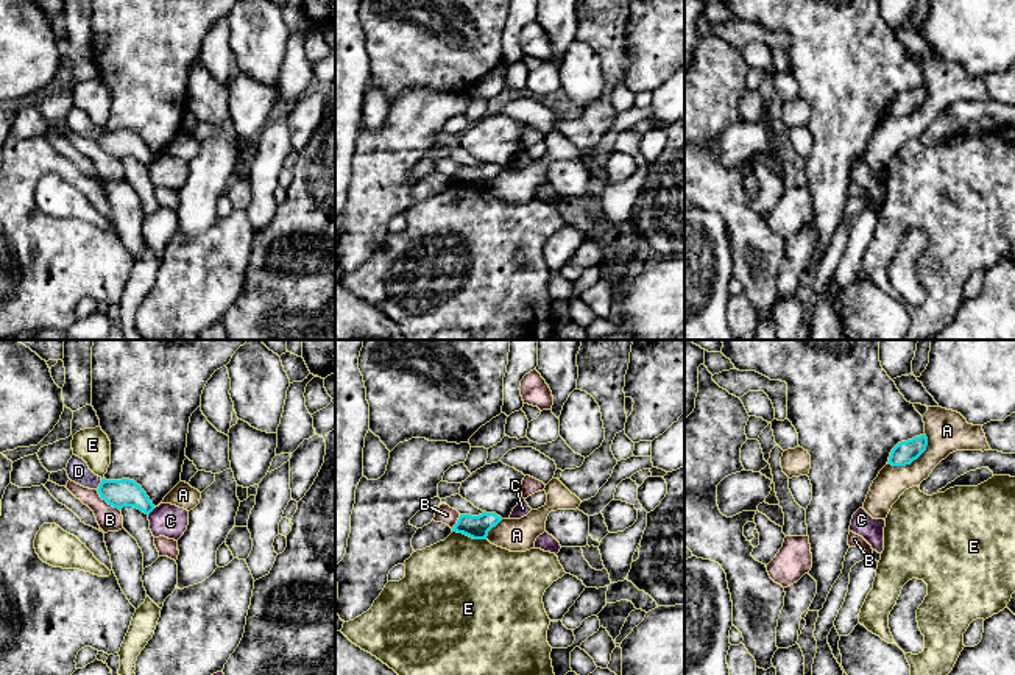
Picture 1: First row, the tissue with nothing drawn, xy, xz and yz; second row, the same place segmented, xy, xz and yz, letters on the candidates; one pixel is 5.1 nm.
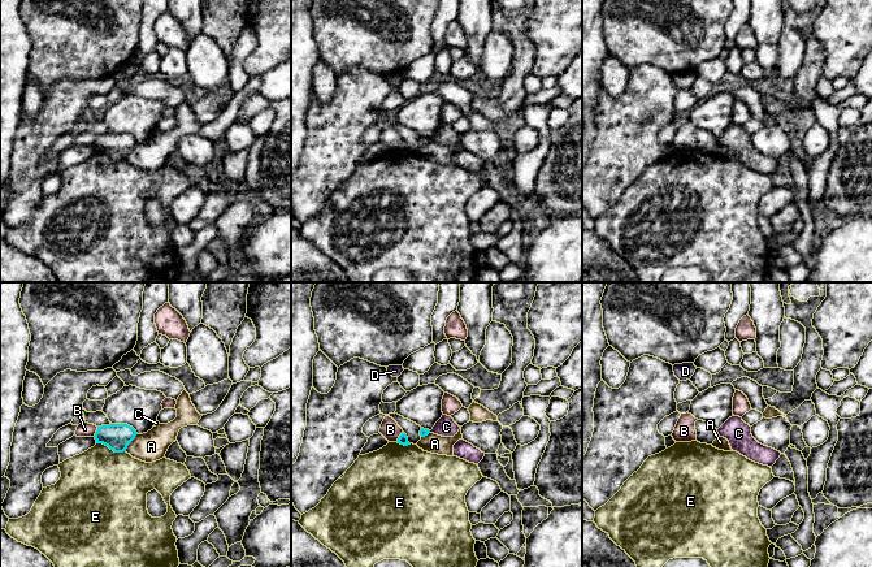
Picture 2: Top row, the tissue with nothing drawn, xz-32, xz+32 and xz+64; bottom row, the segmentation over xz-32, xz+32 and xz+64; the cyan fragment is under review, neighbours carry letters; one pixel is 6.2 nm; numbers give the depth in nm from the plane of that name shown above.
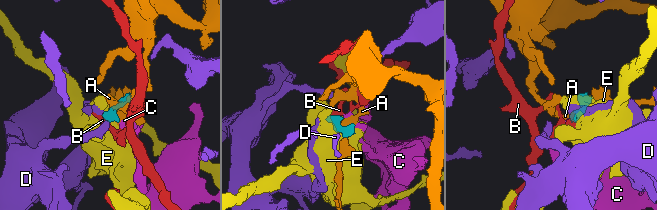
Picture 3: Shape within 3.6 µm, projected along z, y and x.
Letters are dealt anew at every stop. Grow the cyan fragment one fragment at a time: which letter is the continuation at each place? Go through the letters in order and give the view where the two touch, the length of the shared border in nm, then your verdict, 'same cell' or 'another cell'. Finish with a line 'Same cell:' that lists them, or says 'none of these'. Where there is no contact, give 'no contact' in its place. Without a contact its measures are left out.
A: meets cyan in yz; contact 260 nm long; another cell
B: meets cyan in xy; contact 170 nm long; another cell
C: meets cyan in xy; contact 50 nm long; another cell
D: meets cyan in xy; contact 70 nm long; another cell
E: meets cyan in xz; contact 180 nm long; another cell
Same cell: none of these

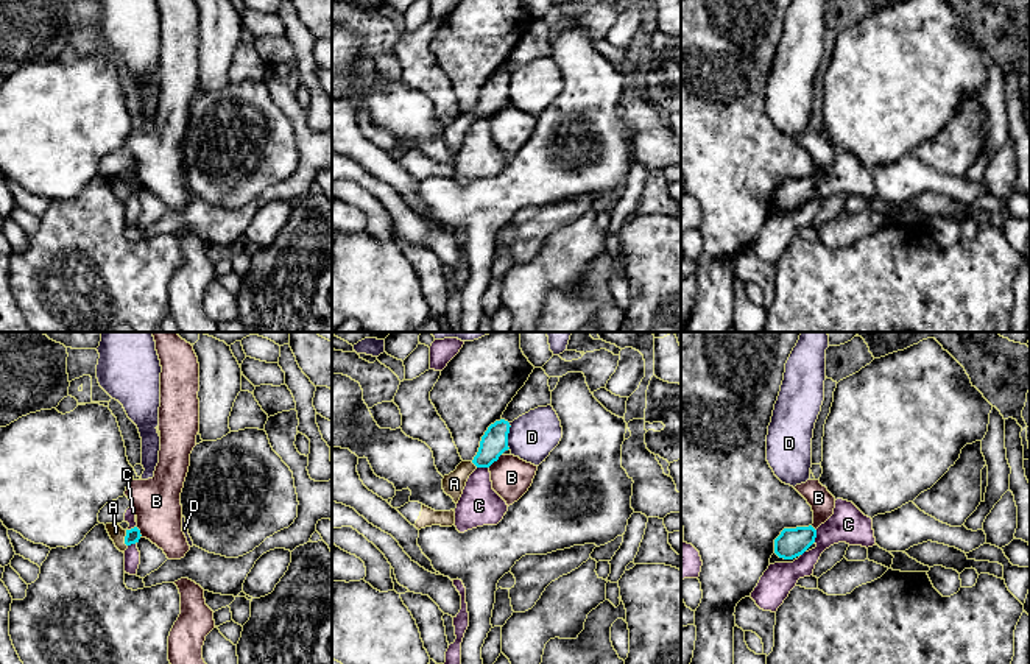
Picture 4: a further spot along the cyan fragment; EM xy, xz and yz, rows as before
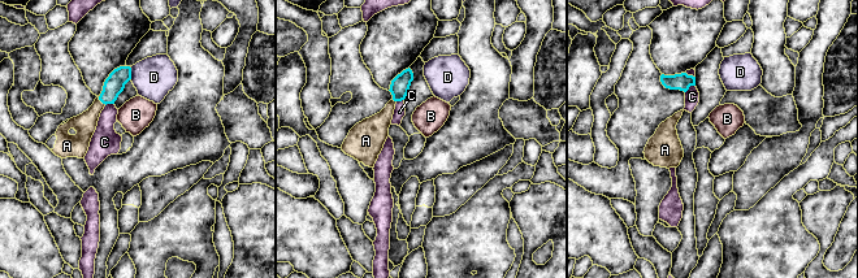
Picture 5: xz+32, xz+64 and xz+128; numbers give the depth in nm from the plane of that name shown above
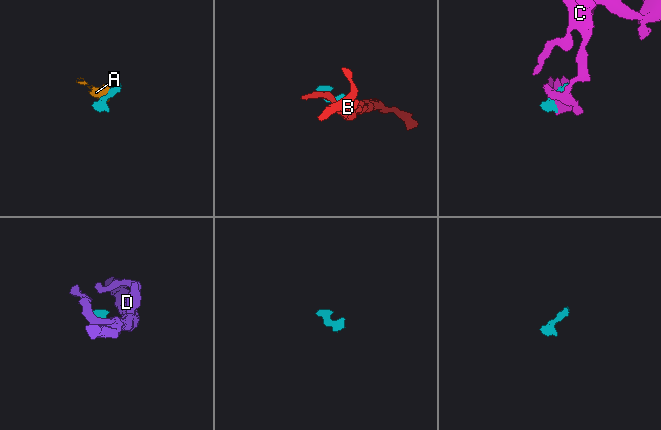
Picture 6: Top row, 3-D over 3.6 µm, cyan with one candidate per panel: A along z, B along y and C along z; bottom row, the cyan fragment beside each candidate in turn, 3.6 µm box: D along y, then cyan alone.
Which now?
A: meets cyan in xy; contact 90 nm long; same cell
B: meets cyan in xz; contact 100 nm long; another cell
C: meets cyan in xz; contact 60 nm long; another cell
D: meets cyan in xz; contact 140 nm long; another cell
Same cell: A

